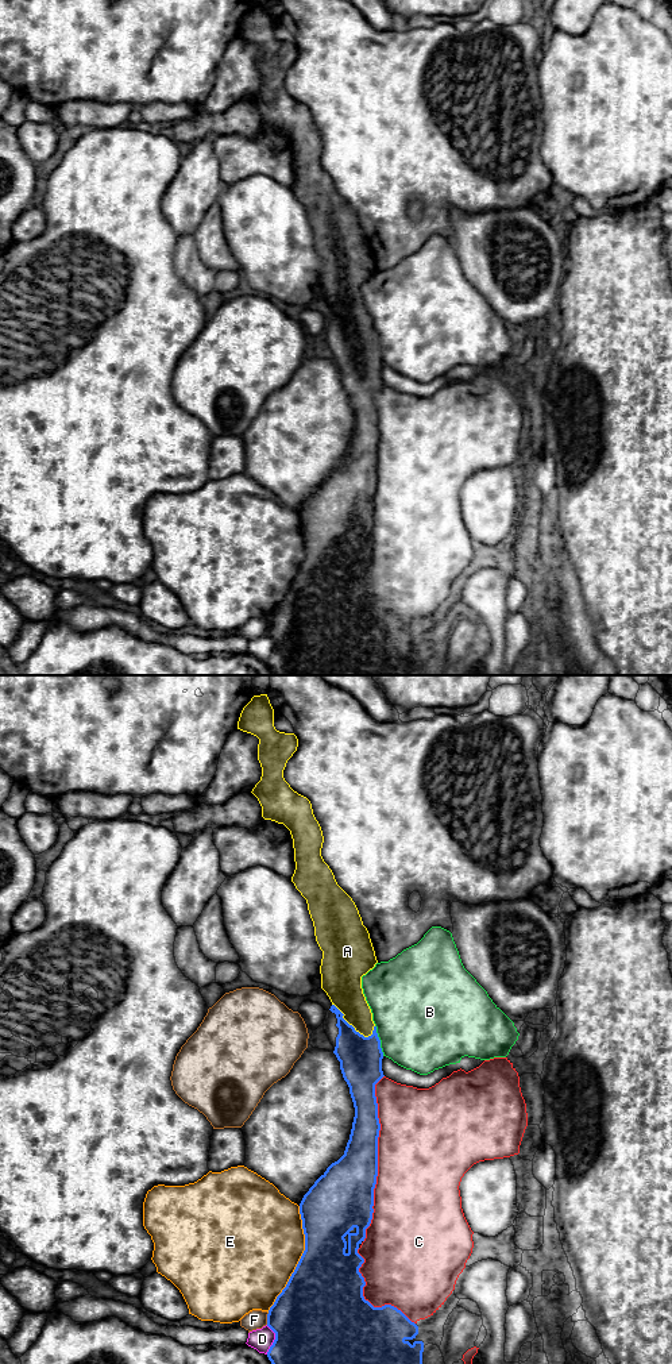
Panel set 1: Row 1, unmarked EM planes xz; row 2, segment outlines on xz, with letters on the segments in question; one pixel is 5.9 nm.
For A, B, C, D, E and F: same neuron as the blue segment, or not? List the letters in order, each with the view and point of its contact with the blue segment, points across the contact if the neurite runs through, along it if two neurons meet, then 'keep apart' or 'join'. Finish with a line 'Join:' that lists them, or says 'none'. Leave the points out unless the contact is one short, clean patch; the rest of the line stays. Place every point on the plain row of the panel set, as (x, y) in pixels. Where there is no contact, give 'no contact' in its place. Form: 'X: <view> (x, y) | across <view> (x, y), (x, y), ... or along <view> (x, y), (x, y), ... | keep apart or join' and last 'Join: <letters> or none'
A: xz (351, 334) | across xz (360, 366), (358, 342), (351, 334), (351, 316), (343, 293) | join
B: xz (379, 349) | keep apart
C: xz (377, 469) | keep apart
D: xz (274, 648) | keep apart
E: xz (300, 567) | keep apart
F: xz (267, 627) | keep apart
Join: A

